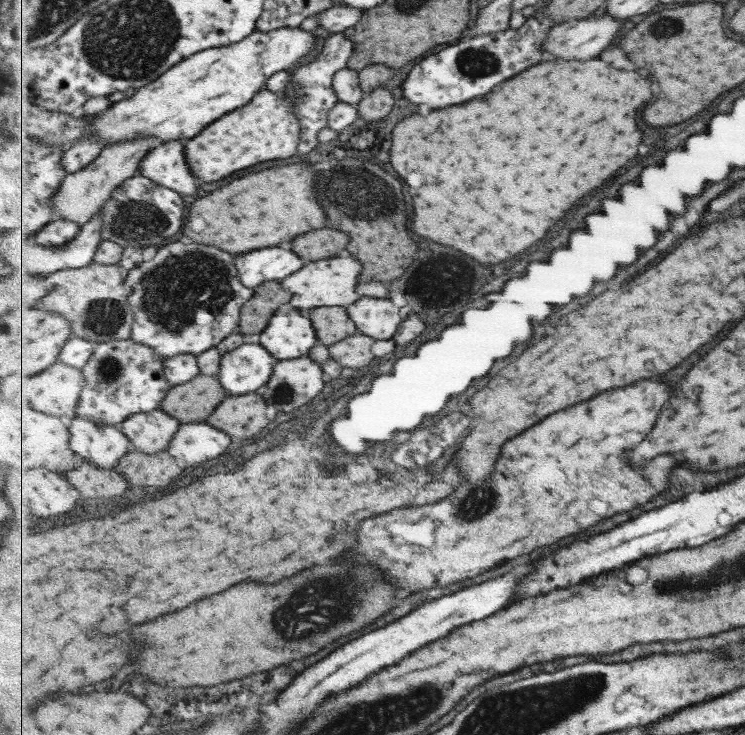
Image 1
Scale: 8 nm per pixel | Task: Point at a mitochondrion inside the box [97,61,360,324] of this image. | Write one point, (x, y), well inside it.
(140, 221)

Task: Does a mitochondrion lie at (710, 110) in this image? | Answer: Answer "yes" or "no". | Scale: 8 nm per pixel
no

